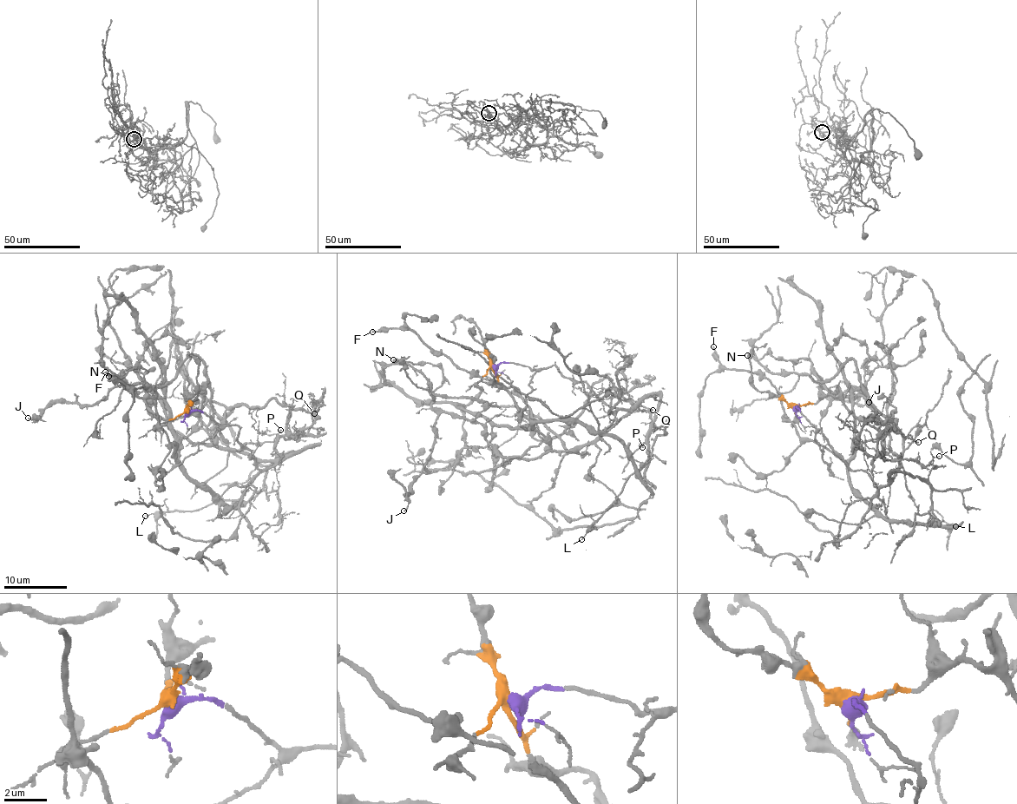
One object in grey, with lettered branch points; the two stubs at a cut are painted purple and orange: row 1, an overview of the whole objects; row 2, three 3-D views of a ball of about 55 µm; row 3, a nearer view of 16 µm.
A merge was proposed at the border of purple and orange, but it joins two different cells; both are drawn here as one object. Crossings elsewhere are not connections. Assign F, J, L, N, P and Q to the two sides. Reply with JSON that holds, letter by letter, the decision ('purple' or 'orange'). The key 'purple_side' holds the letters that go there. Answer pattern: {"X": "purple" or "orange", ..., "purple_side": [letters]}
{"F": "purple", "J": "orange", "L": "purple", "N": "orange", "P": "purple", "Q": "orange", "purple_side": ["F", "L", "P"]}

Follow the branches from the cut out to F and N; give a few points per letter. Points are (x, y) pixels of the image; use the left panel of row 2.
F: (186, 411), (239, 428), (259, 471), (235, 517), (219, 516), (177, 463), (154, 390), (105, 372)
N: (186, 411), (202, 392), (199, 411), (165, 418), (124, 372), (152, 370), (108, 377)

